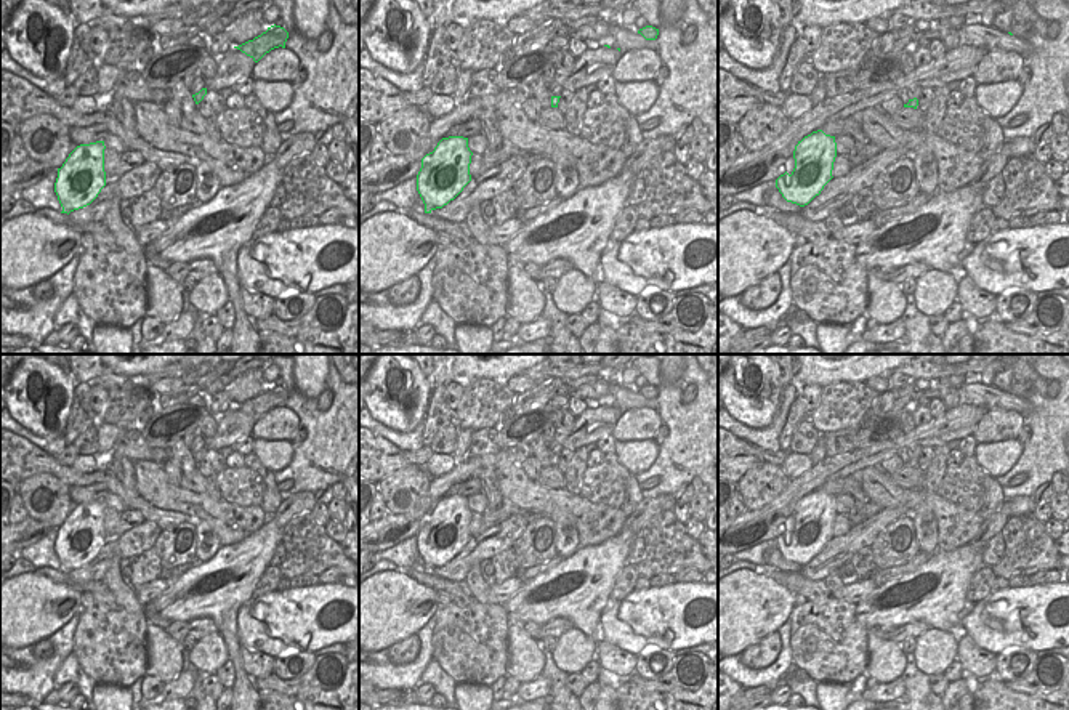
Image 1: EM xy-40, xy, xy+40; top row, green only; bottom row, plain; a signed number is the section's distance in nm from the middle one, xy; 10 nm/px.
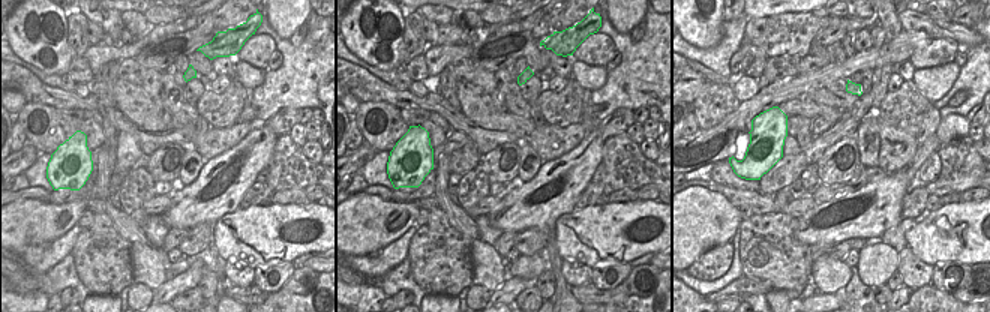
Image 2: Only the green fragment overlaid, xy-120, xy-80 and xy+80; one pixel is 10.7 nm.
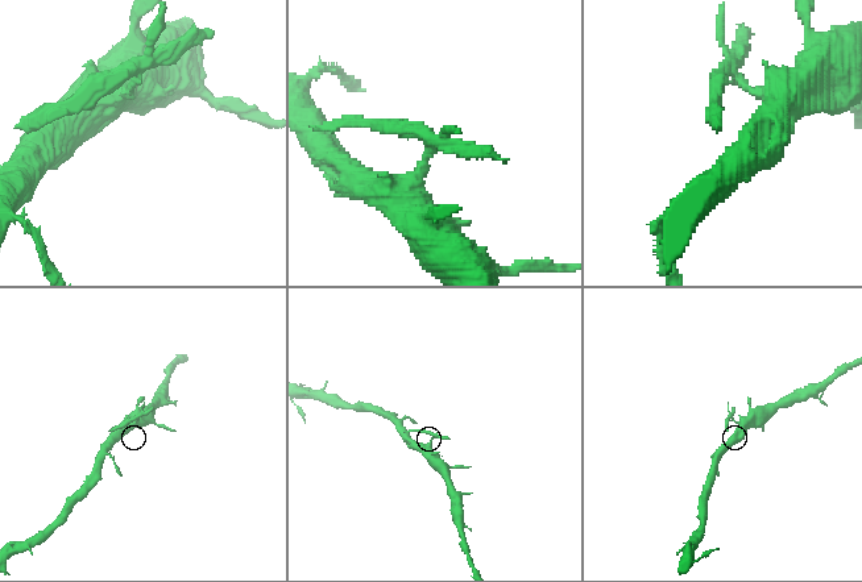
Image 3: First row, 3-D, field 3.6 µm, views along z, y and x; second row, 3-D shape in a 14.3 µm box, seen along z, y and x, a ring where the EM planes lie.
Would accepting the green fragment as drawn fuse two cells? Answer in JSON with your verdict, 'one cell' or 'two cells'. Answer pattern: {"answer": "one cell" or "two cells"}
{"answer": "two cells"}

